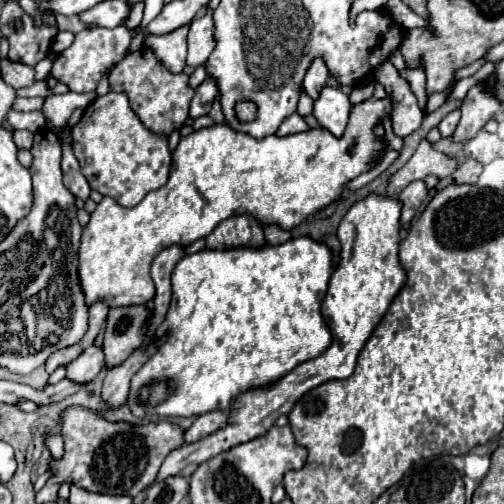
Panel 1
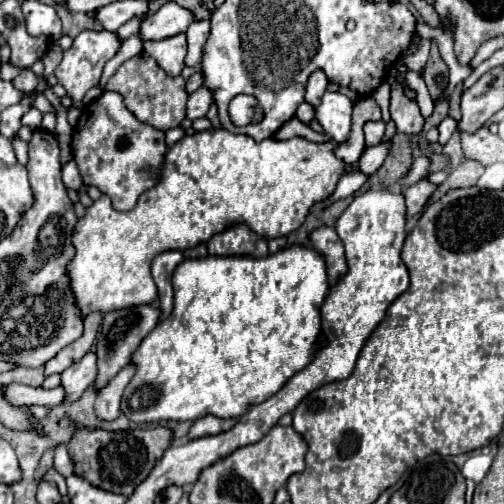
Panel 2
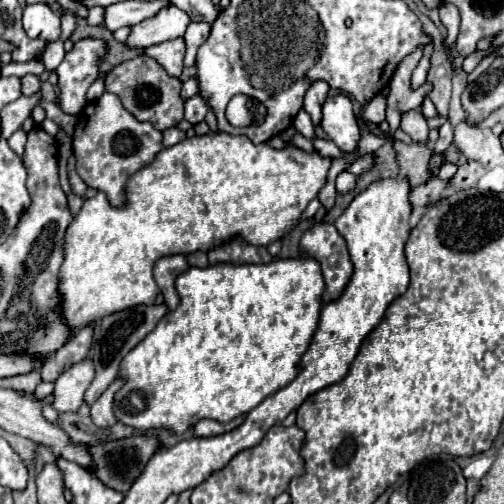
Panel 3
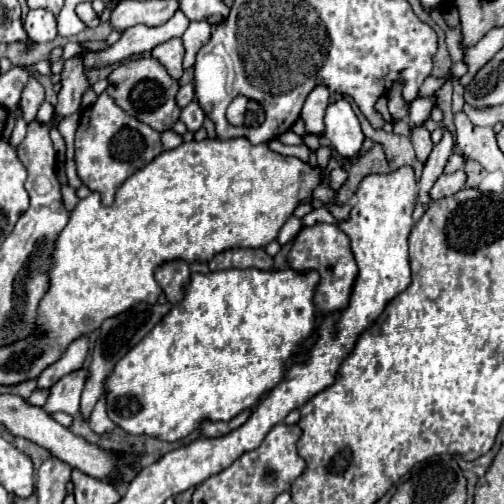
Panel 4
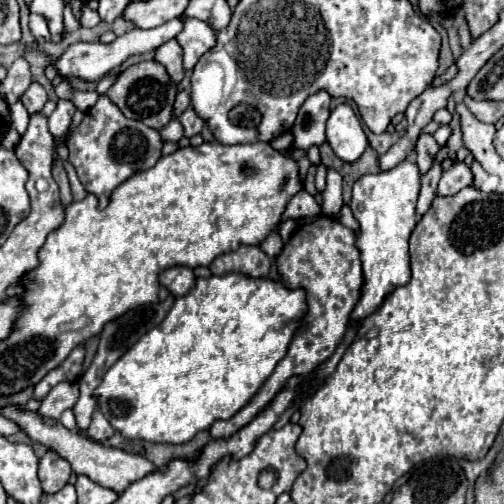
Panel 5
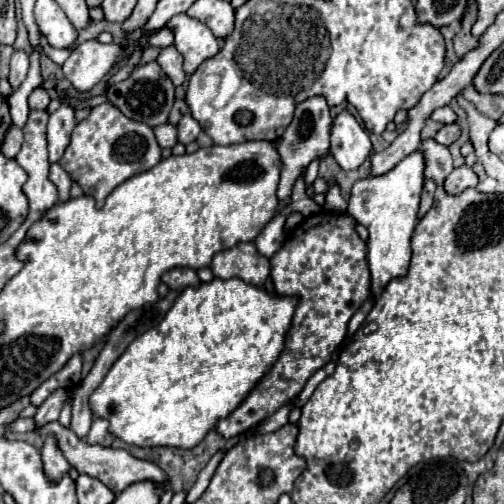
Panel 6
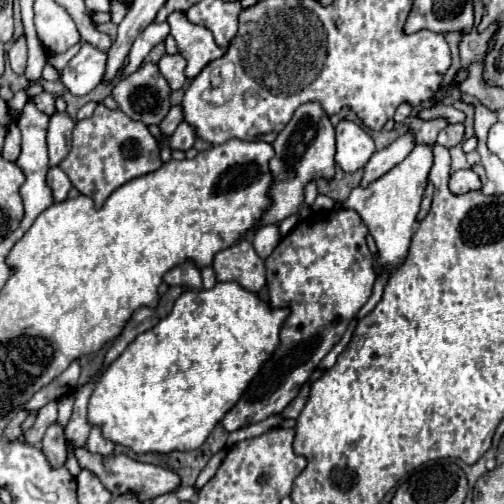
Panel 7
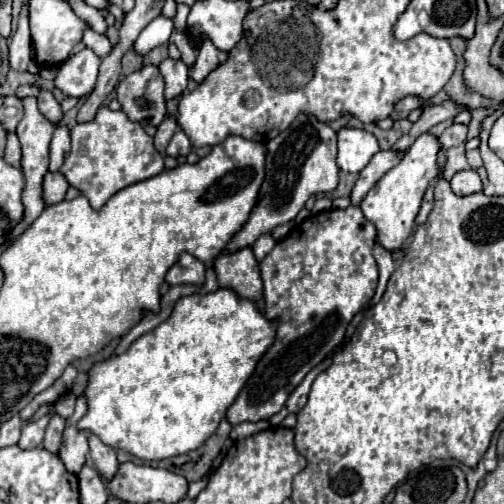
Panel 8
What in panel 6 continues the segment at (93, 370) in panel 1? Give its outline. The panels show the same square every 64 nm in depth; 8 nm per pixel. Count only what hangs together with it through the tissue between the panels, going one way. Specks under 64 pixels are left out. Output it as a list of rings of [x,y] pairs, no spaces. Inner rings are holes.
[[[64,390],[54,392],[52,396],[48,396],[48,400],[42,406],[38,406],[38,412],[34,416],[36,428],[42,428],[44,424],[58,420],[58,414],[60,414],[60,408],[62,408],[66,396],[68,396],[68,392],[64,392]]]

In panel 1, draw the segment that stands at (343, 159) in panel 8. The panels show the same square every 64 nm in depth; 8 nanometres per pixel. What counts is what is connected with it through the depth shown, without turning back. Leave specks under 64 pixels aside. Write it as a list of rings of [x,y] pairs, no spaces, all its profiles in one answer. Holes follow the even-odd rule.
[[[324,86],[318,100],[314,102],[314,116],[322,128],[340,138],[346,130],[350,108],[352,104],[344,92],[340,92],[338,88]]]

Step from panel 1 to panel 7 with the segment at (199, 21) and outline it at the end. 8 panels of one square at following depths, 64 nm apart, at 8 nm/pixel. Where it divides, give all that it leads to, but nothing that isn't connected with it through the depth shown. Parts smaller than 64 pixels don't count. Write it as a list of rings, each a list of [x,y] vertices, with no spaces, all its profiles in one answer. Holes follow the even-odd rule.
[[[172,12],[168,16],[168,24],[170,24],[170,34],[176,38],[180,54],[188,62],[186,76],[190,80],[196,78],[206,64],[226,54],[226,50],[214,42],[212,32],[208,32],[204,26],[190,24],[182,12]]]

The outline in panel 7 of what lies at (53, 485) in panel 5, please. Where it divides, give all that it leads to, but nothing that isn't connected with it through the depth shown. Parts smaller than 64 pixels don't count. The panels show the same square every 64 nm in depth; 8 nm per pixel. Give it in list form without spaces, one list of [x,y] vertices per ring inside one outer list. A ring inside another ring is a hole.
[[[54,422],[42,440],[42,452],[48,456],[48,462],[58,468],[66,462],[66,440],[64,440],[64,428]]]

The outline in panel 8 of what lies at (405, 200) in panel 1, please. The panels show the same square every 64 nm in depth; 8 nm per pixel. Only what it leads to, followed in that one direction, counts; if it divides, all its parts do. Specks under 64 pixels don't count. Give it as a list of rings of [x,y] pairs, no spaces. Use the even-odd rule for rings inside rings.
[[[466,170],[466,172],[458,172],[454,174],[454,178],[450,180],[454,194],[458,196],[468,196],[474,192],[482,192],[482,182],[476,170]]]

